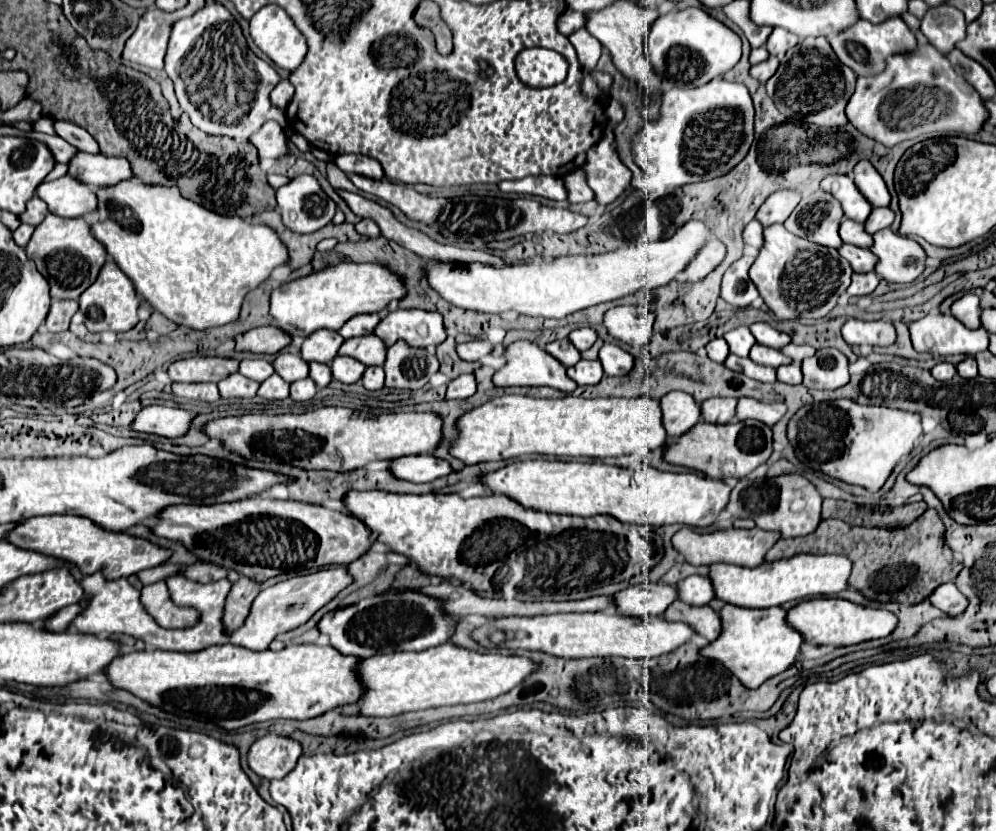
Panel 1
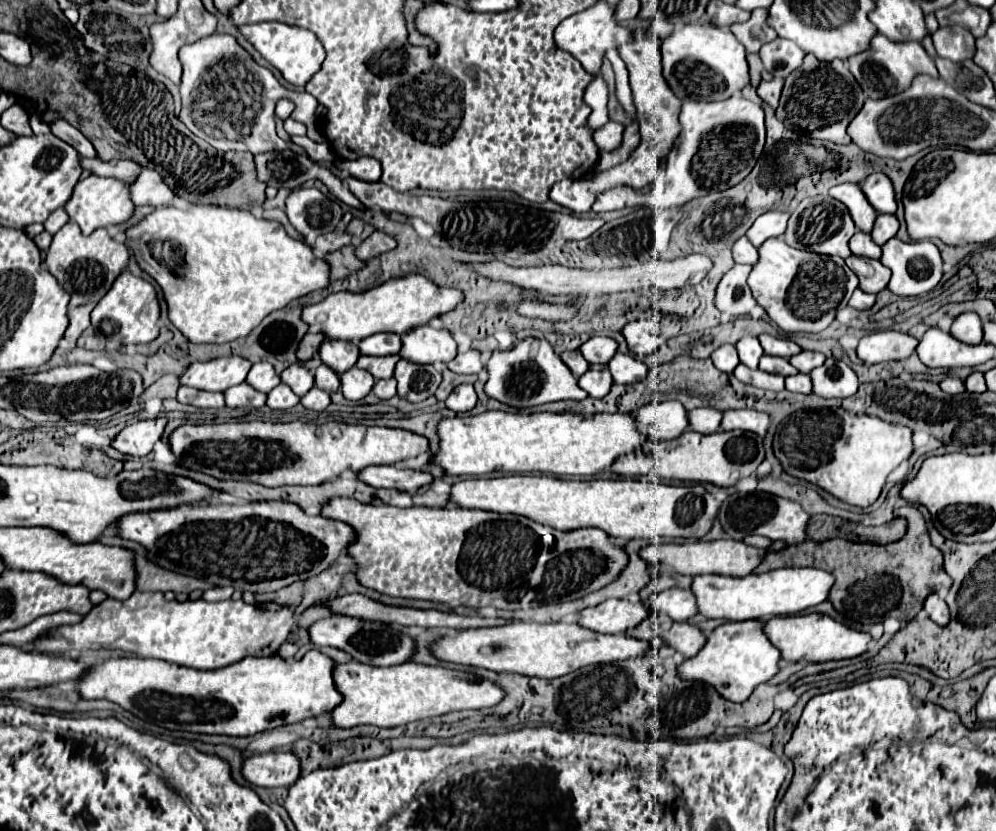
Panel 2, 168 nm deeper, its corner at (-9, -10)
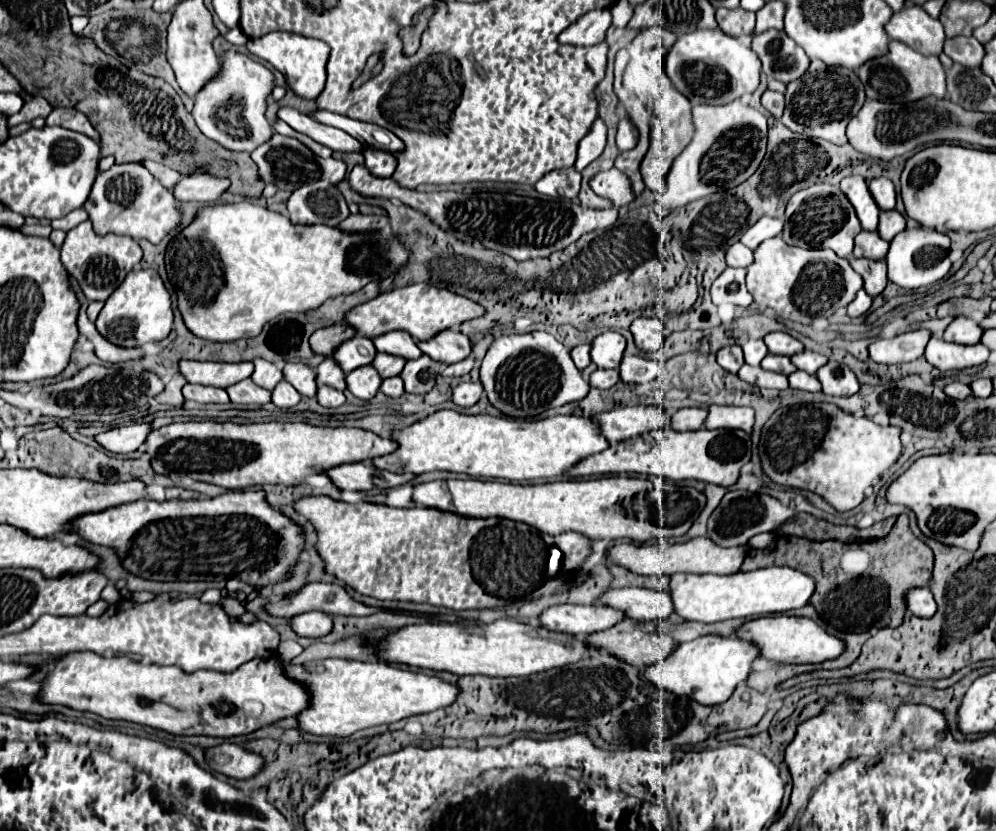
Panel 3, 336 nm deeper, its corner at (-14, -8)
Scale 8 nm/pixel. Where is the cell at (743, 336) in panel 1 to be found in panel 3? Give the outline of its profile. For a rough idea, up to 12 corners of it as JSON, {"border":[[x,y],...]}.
{"border":[[762,339],[744,343],[744,359],[748,365],[760,365],[768,355]]}

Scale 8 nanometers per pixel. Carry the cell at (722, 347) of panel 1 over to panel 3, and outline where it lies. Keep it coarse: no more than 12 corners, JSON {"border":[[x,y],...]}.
{"border":[[740,345],[722,347],[716,361],[728,373],[744,365]]}

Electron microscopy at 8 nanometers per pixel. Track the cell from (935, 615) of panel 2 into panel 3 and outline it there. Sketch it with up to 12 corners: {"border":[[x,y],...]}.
{"border":[[928,587],[910,589],[904,601],[916,617],[932,617],[936,603]]}

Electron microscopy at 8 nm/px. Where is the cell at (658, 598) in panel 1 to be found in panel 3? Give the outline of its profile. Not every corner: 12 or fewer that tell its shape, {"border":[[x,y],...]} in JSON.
{"border":[[556,605],[540,613],[548,631],[584,637],[620,623],[604,605]]}

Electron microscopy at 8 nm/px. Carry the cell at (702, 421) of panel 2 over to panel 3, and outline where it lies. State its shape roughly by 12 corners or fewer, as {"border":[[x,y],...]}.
{"border":[[678,409],[668,421],[670,429],[700,429],[706,409]]}

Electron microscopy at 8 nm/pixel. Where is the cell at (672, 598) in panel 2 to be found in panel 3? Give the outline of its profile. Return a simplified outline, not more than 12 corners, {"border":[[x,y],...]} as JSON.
{"border":[[608,589],[598,603],[634,621],[672,613],[670,597],[654,589]]}

